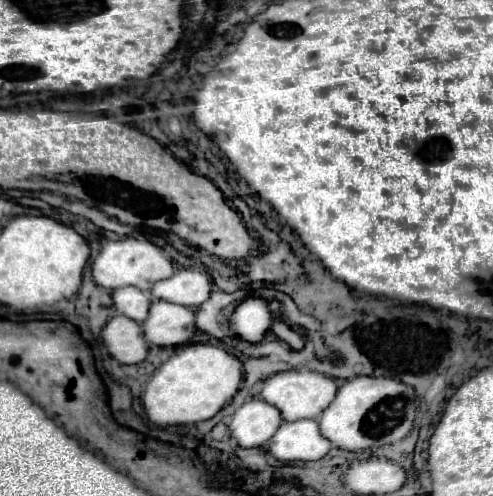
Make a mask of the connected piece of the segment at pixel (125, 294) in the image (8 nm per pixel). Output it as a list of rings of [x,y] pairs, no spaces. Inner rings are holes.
[[[134,286],[114,290],[112,302],[114,302],[114,310],[118,314],[124,314],[124,316],[136,320],[138,324],[142,324],[148,318],[150,296],[138,288],[134,288]]]

